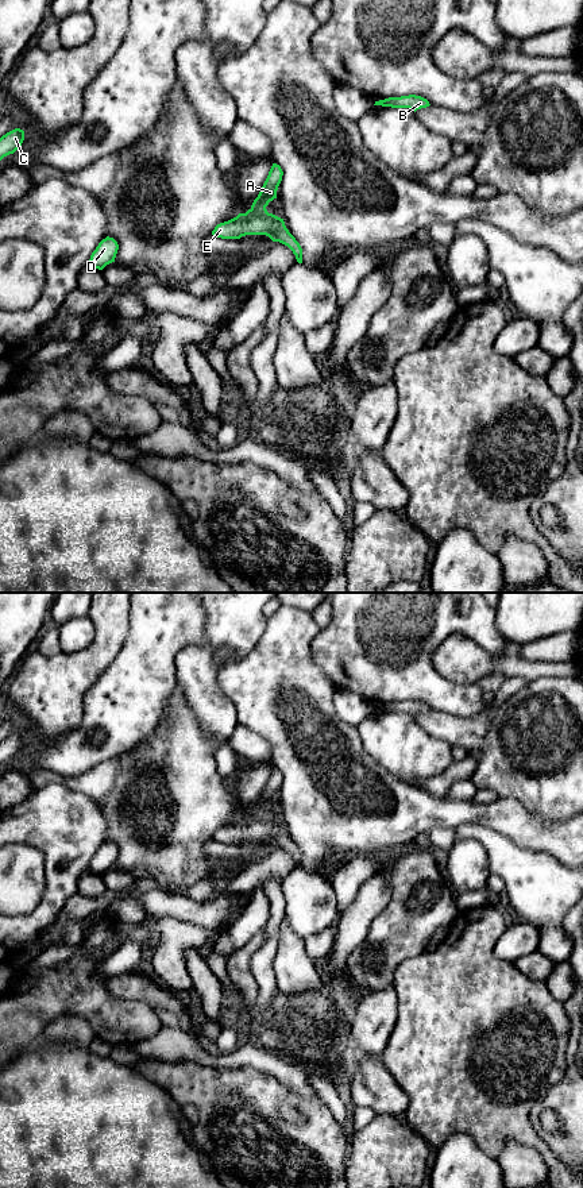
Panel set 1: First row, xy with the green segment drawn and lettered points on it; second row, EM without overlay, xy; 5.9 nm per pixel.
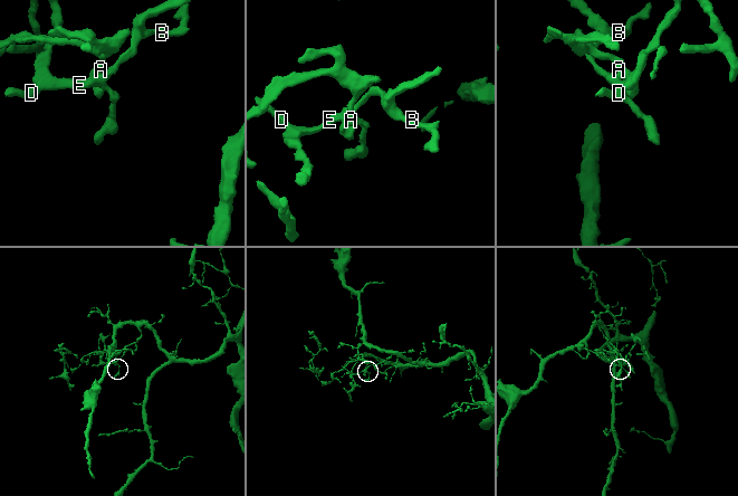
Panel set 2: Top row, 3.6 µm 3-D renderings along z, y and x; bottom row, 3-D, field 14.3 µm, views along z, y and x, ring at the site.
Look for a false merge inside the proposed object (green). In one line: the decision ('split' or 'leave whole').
split

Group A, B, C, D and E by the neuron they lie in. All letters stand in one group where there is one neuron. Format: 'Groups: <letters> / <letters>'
Groups: A C / B D E

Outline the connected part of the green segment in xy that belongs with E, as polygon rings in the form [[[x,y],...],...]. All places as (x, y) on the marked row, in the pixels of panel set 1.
[[[251,208],[246,213],[239,213],[236,217],[217,224],[212,235],[221,239],[240,239],[246,235],[266,235],[273,242],[287,246],[296,255],[297,262],[302,263],[302,248],[300,243],[286,228],[283,219],[269,213],[266,208]]]

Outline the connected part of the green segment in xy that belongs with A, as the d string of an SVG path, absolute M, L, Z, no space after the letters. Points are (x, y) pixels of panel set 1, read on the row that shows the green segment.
M273 163L269 176L258 194L258 197L254 200L251 208L252 209L262 209L269 205L270 201L277 198L277 190L282 181L283 171L279 165Z

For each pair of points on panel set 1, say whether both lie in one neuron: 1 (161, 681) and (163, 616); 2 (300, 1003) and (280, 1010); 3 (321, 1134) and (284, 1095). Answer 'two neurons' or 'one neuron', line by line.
1: one neuron
2: one neuron
3: one neuron

